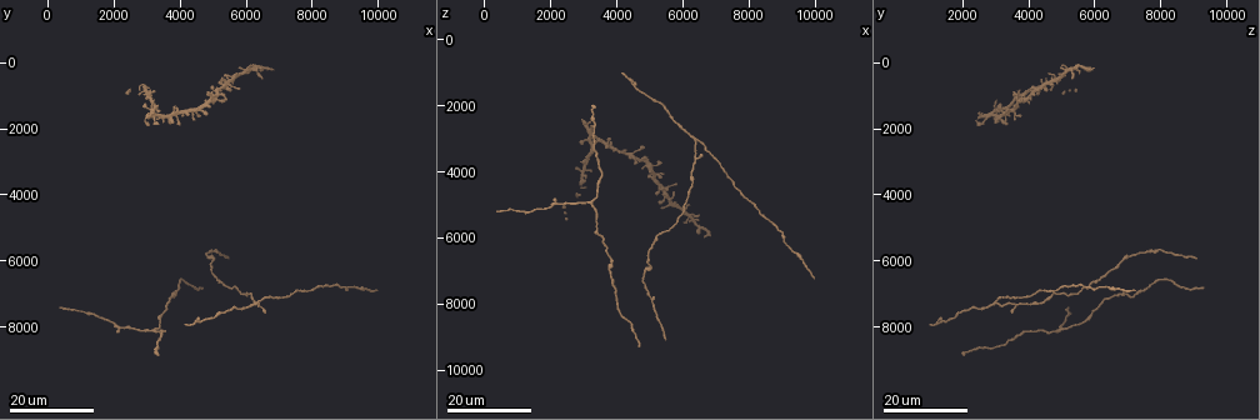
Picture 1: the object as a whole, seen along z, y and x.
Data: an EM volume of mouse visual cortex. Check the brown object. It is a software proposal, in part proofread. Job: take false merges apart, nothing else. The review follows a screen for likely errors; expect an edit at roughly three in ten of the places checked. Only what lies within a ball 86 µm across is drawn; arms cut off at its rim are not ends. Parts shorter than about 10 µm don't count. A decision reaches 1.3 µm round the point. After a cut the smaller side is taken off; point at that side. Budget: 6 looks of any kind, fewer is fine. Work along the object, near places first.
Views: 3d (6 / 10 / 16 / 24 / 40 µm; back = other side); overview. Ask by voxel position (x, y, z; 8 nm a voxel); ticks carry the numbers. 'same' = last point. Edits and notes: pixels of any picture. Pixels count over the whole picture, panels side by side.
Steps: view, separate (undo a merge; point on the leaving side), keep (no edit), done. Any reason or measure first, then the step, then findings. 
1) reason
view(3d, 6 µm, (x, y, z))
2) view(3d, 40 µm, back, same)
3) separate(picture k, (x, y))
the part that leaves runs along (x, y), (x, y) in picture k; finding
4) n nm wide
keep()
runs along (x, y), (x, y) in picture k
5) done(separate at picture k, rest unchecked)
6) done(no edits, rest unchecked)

view(3d, 16 µm, (4900, 5900, 6900))

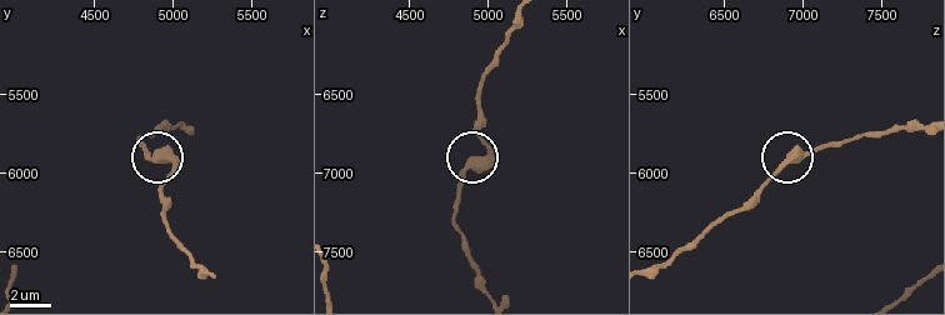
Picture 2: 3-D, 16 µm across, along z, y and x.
view(3d, 6 µm, (4940, 5920, 6920))

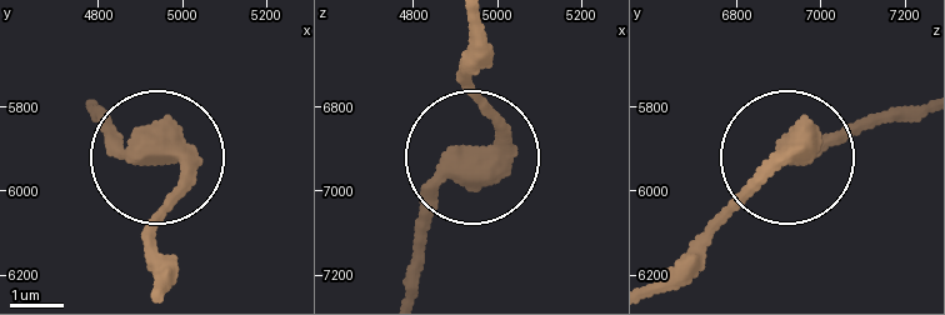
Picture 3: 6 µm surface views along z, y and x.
480 nm wide
keep()
continuous, no second neuron

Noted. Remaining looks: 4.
thick turns thin
view(3d, 16 µm, (3800, 7000, 6700))

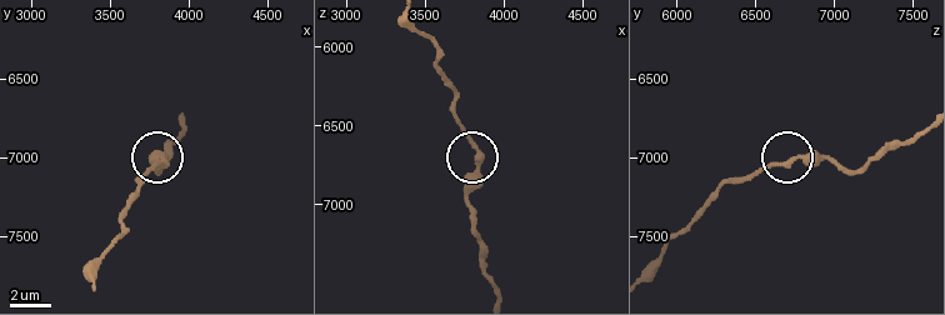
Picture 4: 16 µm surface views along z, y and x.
view(3d, 6 µm, (3840, 7040, 6680))

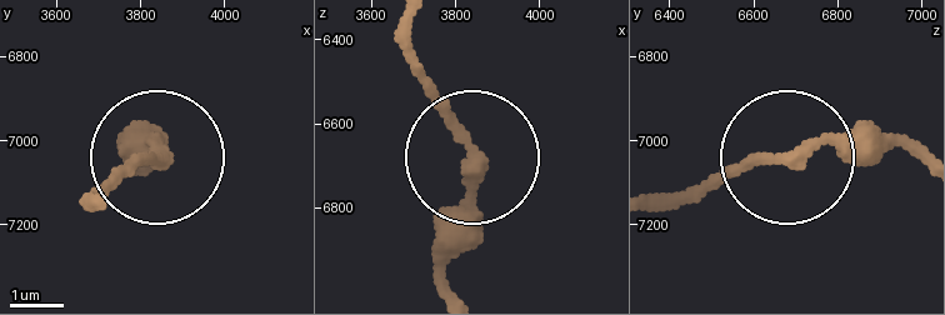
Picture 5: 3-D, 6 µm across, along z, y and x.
from behind
view(3d, 6 µm, back, (3840, 7045, 6690))

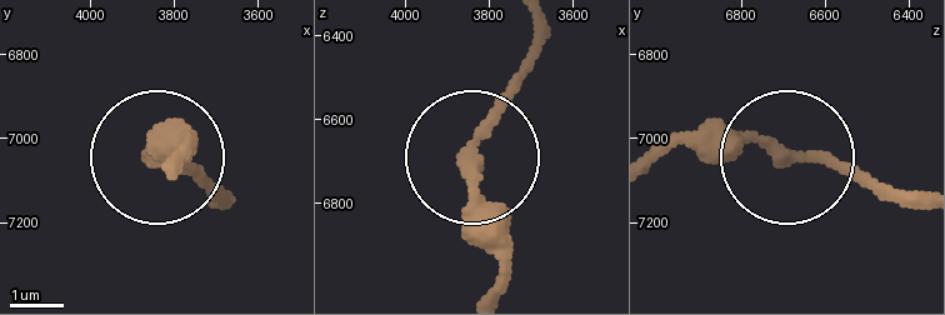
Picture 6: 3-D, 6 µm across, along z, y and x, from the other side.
keep()
continuous, no second neuron

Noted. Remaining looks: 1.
done(no edits, rest unchecked)

